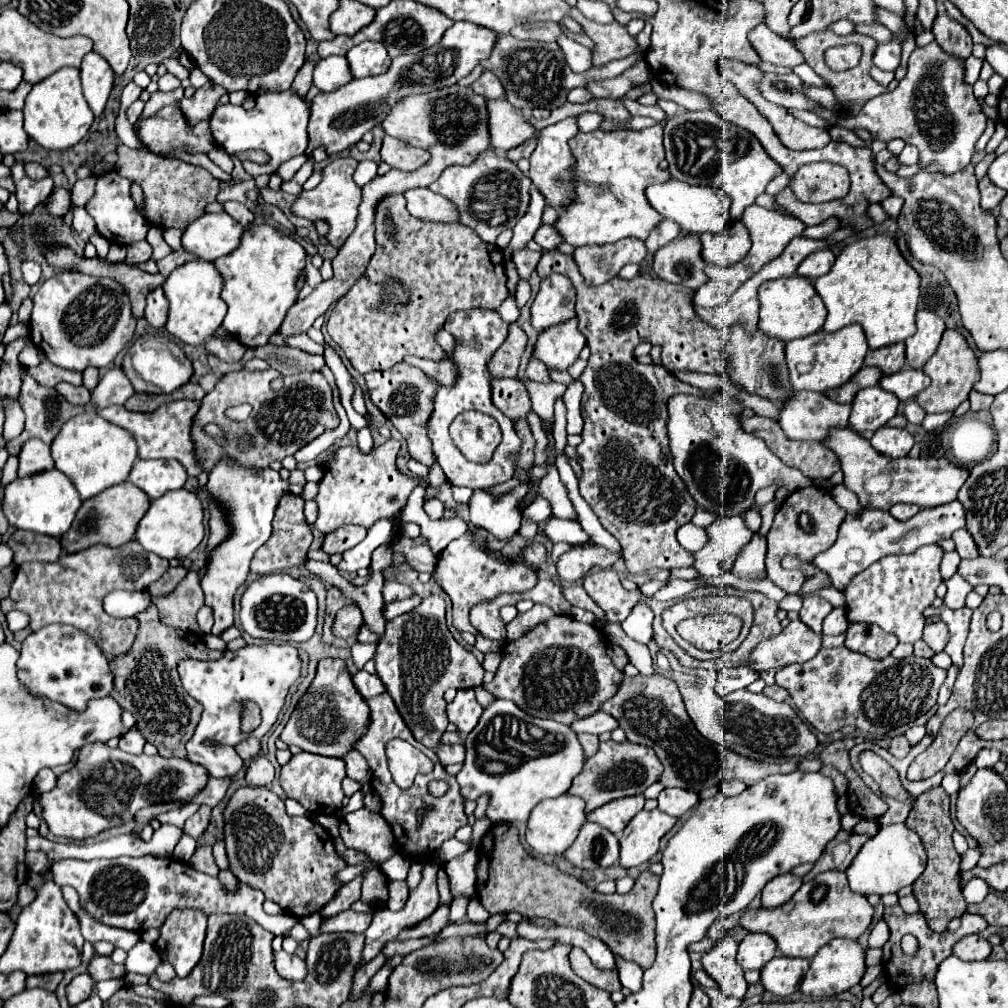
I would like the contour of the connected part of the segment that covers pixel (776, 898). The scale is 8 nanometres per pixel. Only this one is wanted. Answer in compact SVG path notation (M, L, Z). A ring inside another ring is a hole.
M791 872L785 876L775 876L761 892L763 908L777 908L785 904L801 888L801 884L803 880Z

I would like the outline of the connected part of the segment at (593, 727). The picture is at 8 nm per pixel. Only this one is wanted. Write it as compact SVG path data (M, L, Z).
M595 712L585 718L577 718L571 722L571 728L581 734L581 732L591 732L591 734L603 734L611 732L617 728L617 720L605 712Z

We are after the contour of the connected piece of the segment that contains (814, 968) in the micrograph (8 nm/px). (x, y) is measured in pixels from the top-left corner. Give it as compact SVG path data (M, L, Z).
M833 938L811 958L811 968L801 982L801 990L813 998L837 996L859 984L863 974L865 974L865 948L857 940Z

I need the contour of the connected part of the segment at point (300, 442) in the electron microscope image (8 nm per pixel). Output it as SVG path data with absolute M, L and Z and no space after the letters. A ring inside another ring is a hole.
M273 368L263 370L263 372L249 372L249 370L229 372L217 382L215 390L203 398L201 408L193 420L193 440L195 440L197 452L201 454L201 464L203 464L205 472L213 470L215 462L223 454L219 450L219 444L213 442L211 436L207 436L203 432L203 426L209 422L219 424L231 436L237 434L237 444L243 434L249 434L253 440L251 448L233 452L235 446L229 444L229 452L243 464L249 464L255 468L267 468L275 460L293 456L299 448L309 444L313 438L317 438L325 430L333 430L339 426L339 416L333 406L333 392L321 372L301 372L295 376L287 376L287 378L283 378L281 390L271 388L273 378L279 378L279 372ZM239 404L253 406L251 416L245 422L237 422L237 420L231 420L225 416L227 408L239 406Z

